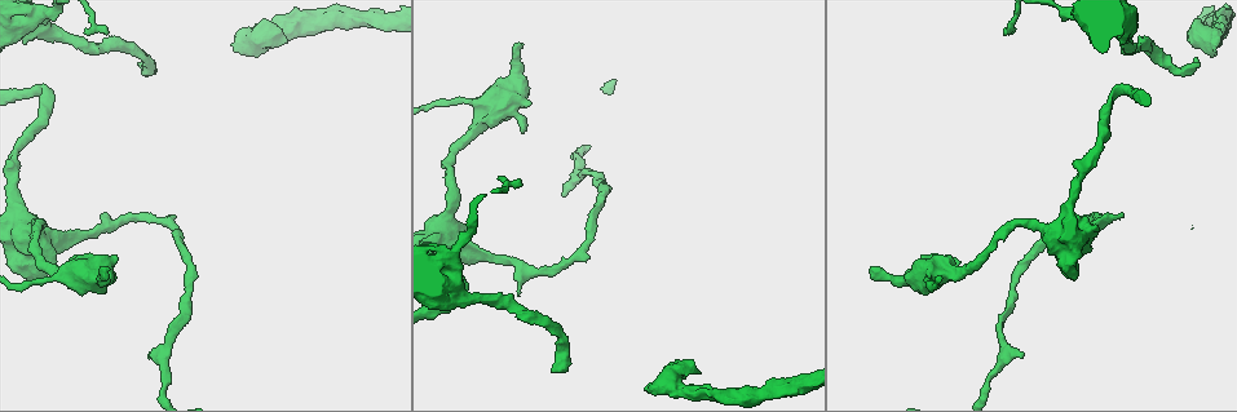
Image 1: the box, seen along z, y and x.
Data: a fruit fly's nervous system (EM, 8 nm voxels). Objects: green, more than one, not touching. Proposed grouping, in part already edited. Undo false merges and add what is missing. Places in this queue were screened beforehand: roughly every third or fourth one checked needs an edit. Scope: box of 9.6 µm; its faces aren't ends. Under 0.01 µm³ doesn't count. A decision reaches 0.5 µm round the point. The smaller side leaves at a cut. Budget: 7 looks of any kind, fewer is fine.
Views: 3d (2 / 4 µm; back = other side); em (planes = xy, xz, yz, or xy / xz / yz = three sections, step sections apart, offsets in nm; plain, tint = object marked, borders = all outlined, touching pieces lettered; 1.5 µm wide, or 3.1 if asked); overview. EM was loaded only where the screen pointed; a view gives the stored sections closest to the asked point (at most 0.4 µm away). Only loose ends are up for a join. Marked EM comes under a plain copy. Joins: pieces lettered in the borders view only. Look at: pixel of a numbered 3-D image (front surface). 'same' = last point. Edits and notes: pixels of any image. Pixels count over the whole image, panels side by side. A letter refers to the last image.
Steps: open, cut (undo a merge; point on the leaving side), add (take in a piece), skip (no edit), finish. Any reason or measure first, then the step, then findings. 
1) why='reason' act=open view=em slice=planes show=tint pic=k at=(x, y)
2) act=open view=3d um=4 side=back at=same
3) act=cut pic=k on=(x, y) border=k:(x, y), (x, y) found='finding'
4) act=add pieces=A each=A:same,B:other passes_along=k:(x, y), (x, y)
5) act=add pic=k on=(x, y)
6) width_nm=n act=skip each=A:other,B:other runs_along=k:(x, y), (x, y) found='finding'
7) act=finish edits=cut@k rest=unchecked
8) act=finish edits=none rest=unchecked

why='branch stops here' act=open view=em um=3.1 slice=xy step=8 show=tint pic=1 at=(1213, 50)

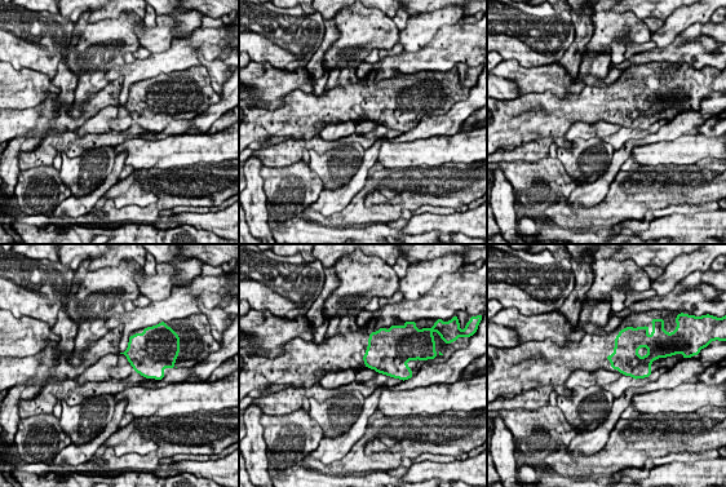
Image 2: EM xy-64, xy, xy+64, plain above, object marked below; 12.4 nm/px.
act=open view=em um=3.1 slice=planes show=borders at=same

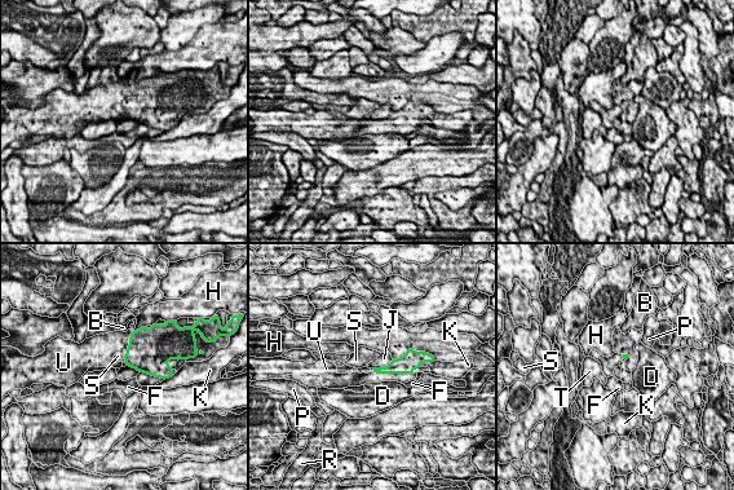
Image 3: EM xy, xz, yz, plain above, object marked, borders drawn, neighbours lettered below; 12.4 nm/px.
act=add pieces=U each=B:other,D:other,F:other,H:other,J:other,K:other,P:other,R:other,S:other,T:other,U:same passes_along=3:(405, 365), (394, 372), (375, 378) found='the neuron continues'

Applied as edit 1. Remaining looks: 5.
act=open view=overview

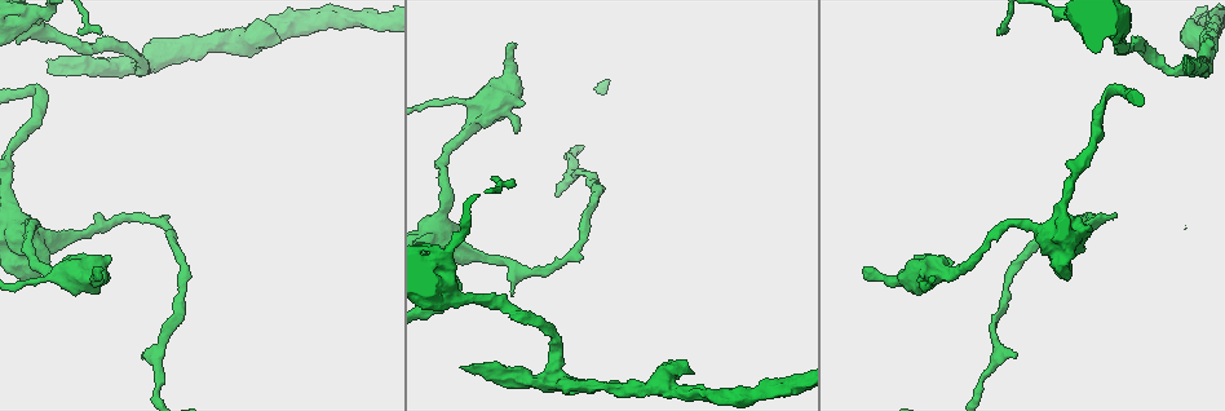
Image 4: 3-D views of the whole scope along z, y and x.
why='an open end' act=open view=em slice=planes show=borders pic=4 at=(1189, 59)

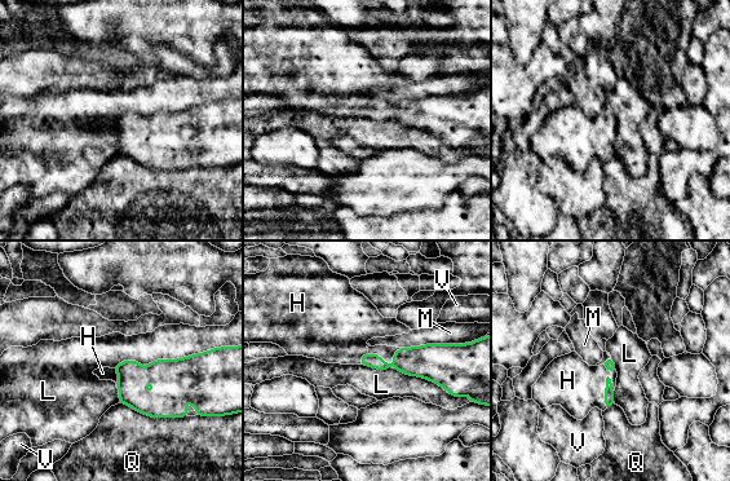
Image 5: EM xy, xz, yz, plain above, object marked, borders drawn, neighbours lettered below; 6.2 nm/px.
longest_contact=Q:440nm act=add pieces=H each=H:same,L:other,M:other,Q:other,V:other passes_along=5:(609, 393), (605, 392), (567, 380) found='it goes on there'

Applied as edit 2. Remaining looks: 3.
act=finish edits=add@3,add@5 rest=unchecked

